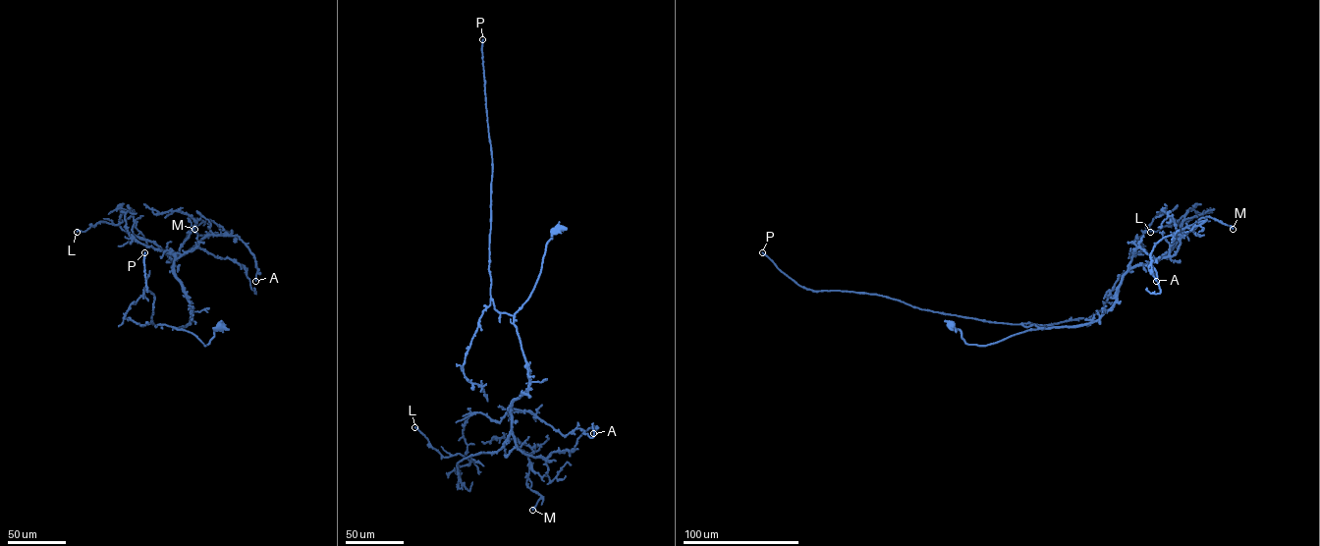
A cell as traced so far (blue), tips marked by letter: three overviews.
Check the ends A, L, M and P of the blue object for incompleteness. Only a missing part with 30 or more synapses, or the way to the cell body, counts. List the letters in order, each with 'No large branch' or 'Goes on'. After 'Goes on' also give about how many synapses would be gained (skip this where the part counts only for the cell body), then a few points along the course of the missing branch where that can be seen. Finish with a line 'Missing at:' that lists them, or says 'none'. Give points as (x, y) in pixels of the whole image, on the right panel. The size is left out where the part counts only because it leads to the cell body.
A: No large branch
L: No large branch
M: No large branch
P: Goes on. Roughly 60 synapses
Missing at: P

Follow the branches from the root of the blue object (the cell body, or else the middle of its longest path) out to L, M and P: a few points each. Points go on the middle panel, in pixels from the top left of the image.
L: (559, 228), (514, 316), (529, 383), (511, 404), (505, 444), (470, 462), (460, 454), (444, 457), (414, 427)
M: (559, 228), (514, 322), (529, 383), (511, 404), (511, 430), (527, 455), (526, 485), (540, 496), (532, 510)
P: (559, 228), (546, 244), (528, 300), (514, 317), (498, 312), (488, 270), (492, 159), (482, 39)

